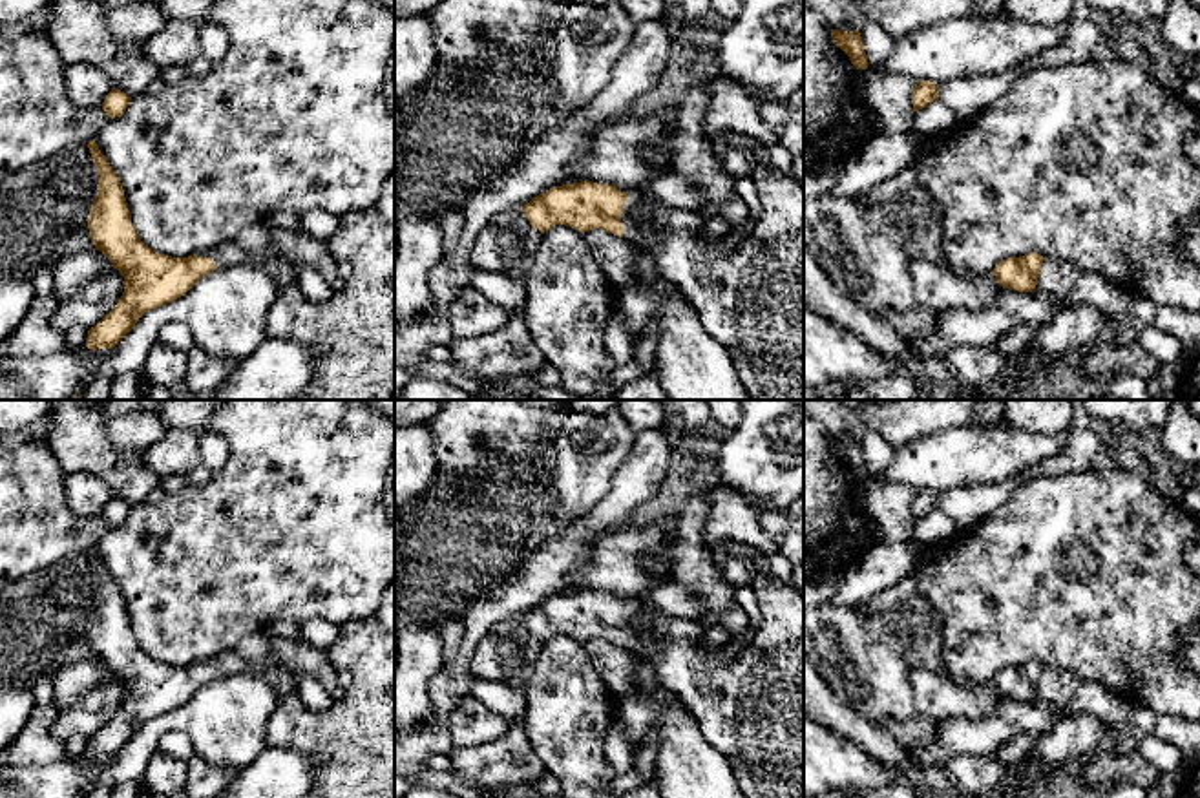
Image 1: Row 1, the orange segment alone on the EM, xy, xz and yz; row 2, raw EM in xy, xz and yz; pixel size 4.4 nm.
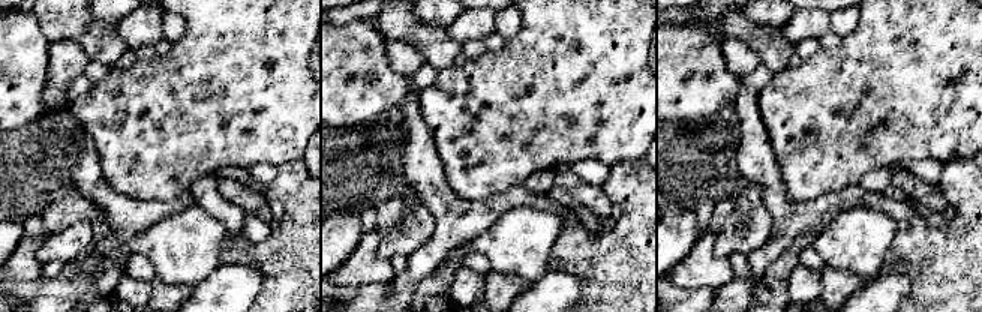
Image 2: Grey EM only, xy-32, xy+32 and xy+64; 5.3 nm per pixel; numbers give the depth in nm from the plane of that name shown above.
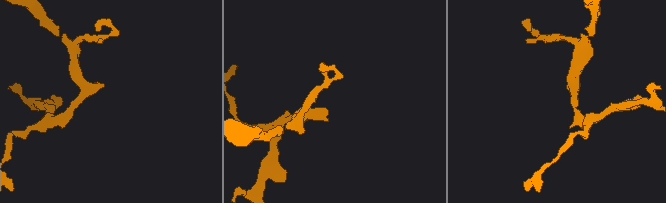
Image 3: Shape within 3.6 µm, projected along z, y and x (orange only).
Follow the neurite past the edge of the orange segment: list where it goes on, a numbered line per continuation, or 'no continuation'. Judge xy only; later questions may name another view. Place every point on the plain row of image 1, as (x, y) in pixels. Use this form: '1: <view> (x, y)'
1: xy (227, 663)

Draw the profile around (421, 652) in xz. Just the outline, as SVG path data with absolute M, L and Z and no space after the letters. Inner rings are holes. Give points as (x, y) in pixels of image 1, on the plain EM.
M404 628L398 632L395 661L395 734L407 732L433 718L429 681L444 665L438 630Z

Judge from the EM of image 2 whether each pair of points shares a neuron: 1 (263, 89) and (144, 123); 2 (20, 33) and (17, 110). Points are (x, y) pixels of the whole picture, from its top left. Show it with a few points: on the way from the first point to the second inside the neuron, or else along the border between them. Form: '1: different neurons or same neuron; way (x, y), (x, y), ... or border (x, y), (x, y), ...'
1: same neuron; way (233, 90), (174, 119)
2: same neuron; way (17, 53), (17, 90)

